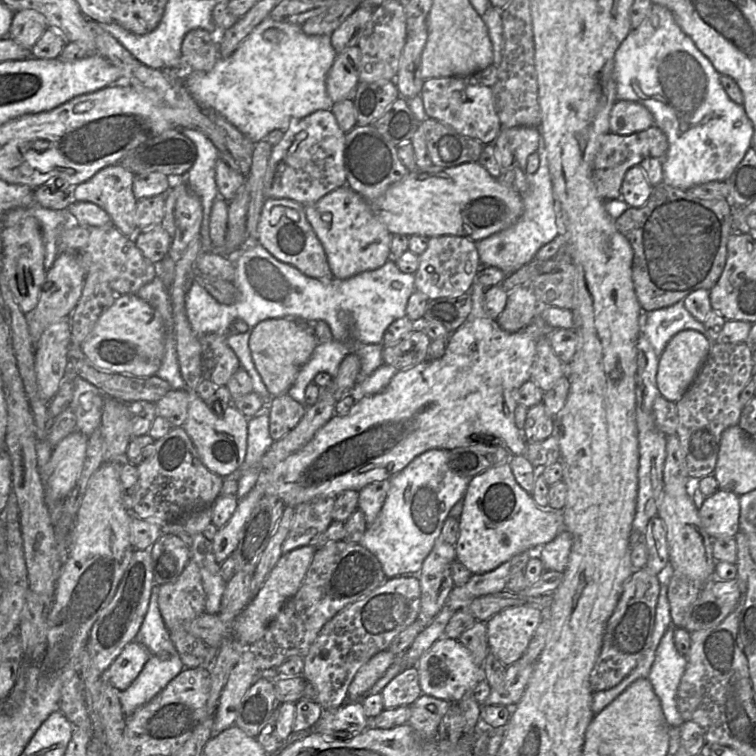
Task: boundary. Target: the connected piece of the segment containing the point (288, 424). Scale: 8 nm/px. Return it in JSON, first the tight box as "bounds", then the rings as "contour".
{"bounds":[269,393,307,441],"contour":[[[288,393],[273,397],[269,410],[269,432],[273,441],[280,440],[297,426],[307,410]]]}

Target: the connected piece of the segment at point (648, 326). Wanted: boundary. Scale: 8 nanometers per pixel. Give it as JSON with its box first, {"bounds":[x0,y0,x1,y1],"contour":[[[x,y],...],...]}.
{"bounds":[640,300,707,356],"contour":[[[683,300],[645,315],[642,313],[640,328],[641,334],[646,336],[658,356],[661,356],[672,337],[683,330],[695,330],[707,337],[704,324],[688,312]]]}

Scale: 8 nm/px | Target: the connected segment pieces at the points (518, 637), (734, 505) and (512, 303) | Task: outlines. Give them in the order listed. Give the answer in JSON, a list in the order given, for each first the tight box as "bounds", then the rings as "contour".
[{"bounds":[486,606,542,666],"contour":[[[514,606],[501,610],[486,621],[489,650],[510,666],[525,653],[542,620],[541,610]]]},{"bounds":[698,489,740,538],"contour":[[[720,489],[705,498],[698,509],[705,531],[713,538],[734,537],[740,531],[740,500],[733,492]]]},{"bounds":[497,287,539,332],"contour":[[[520,287],[508,292],[506,306],[497,319],[506,332],[517,332],[528,326],[539,315],[539,303],[533,291]]]}]

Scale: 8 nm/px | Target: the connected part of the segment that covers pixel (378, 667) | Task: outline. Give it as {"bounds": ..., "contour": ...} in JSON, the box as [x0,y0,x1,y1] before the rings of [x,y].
{"bounds":[348,649,397,701],"contour":[[[388,649],[374,655],[355,674],[348,687],[348,699],[359,701],[368,694],[375,683],[383,677],[388,668],[396,662],[397,656]]]}

